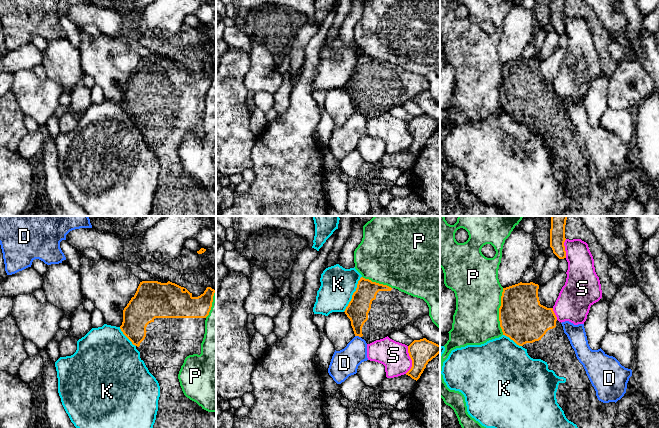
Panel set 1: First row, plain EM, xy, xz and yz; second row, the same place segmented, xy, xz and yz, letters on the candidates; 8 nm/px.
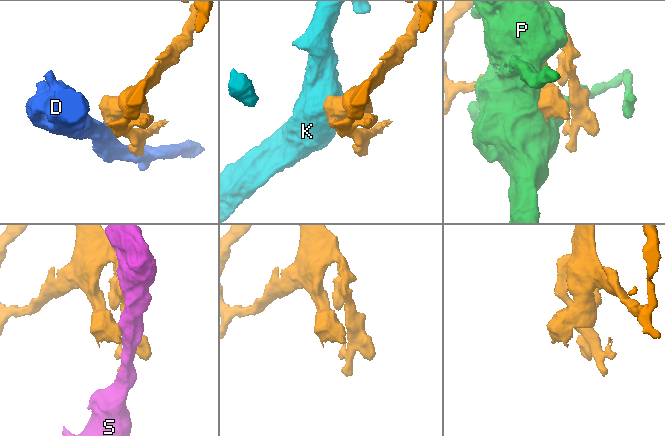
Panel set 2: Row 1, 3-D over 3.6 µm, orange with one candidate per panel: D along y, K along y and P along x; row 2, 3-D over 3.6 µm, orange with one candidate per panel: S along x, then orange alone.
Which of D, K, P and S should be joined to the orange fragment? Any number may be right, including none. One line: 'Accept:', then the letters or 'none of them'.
Accept: none of them

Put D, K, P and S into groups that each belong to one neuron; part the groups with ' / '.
D / K / P / S

